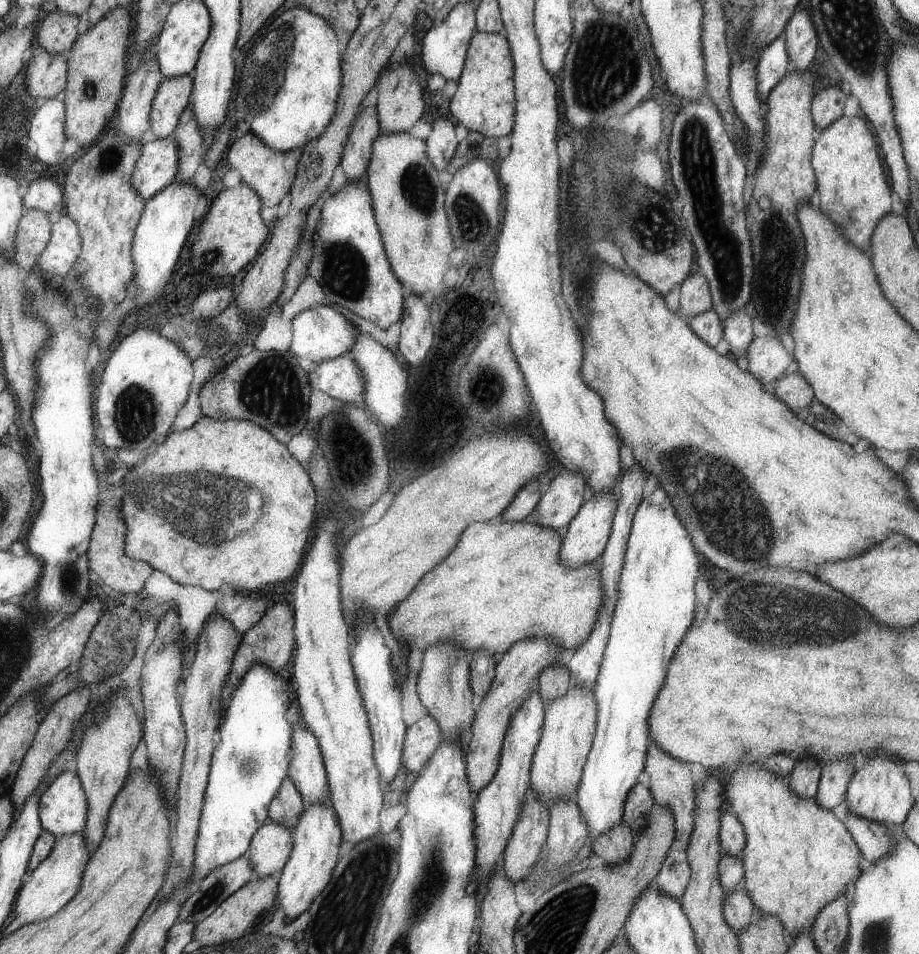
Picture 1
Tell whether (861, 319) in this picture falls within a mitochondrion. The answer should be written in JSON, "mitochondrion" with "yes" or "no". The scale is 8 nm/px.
{"mitochondrion":"yes"}

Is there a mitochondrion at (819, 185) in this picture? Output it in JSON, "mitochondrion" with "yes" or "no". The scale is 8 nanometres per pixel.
{"mitochondrion":"no"}

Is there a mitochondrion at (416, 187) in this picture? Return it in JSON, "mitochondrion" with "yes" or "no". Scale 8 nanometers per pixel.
{"mitochondrion":"yes"}

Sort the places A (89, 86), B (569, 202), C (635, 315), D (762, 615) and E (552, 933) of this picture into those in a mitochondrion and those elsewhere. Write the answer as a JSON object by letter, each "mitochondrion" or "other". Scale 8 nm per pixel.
{"A":"mitochondrion","B":"other","C":"other","D":"mitochondrion","E":"mitochondrion"}

